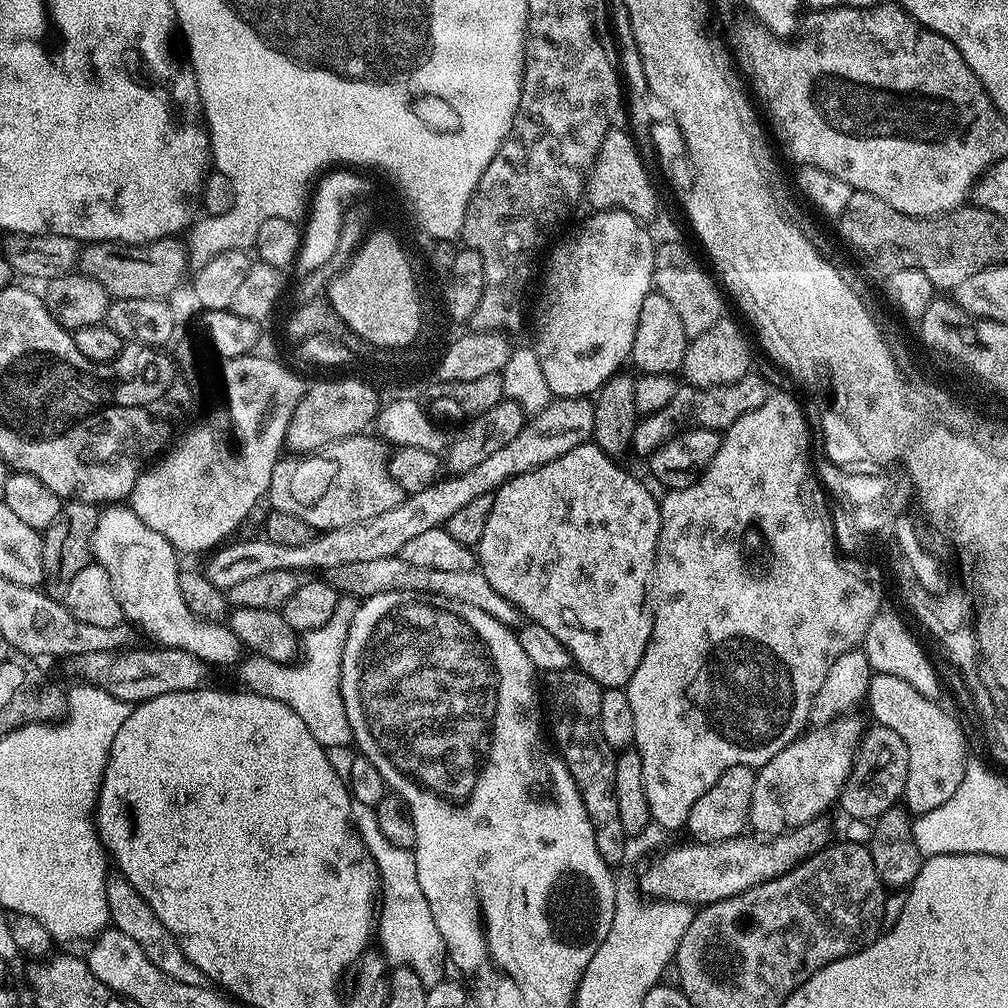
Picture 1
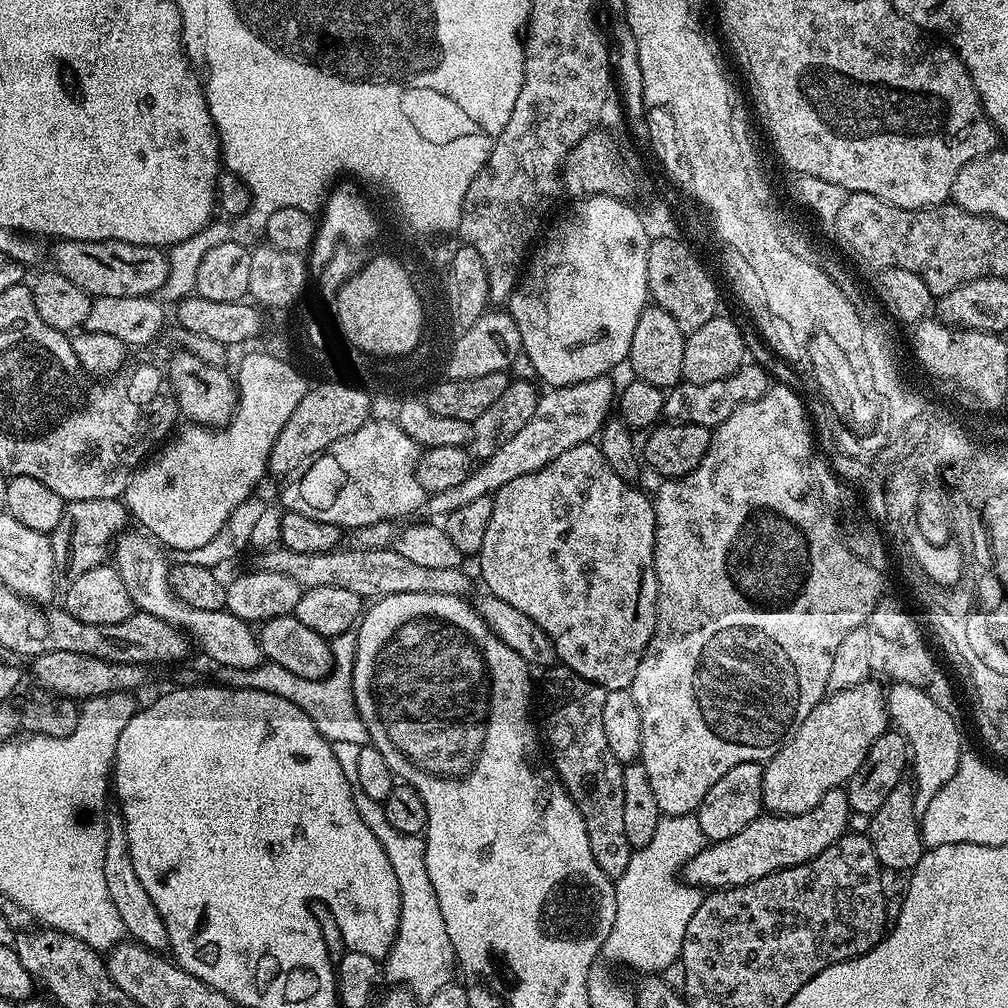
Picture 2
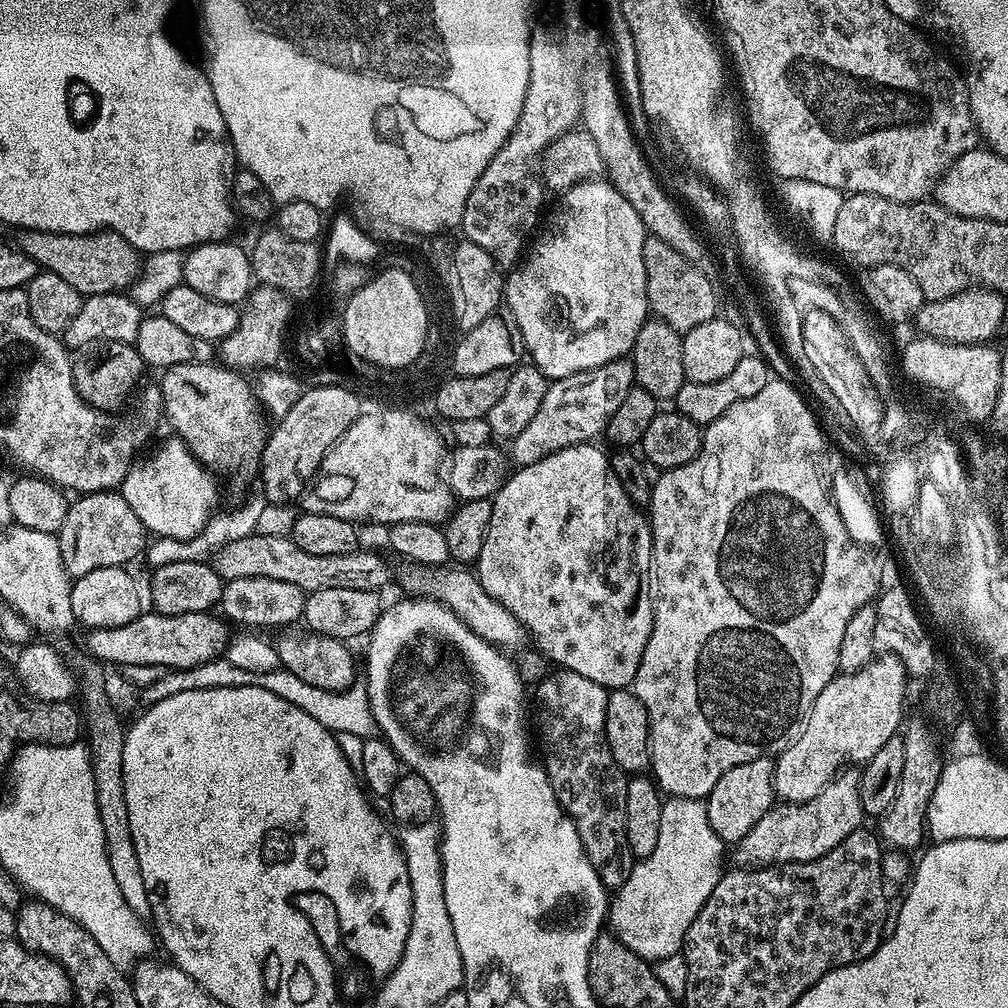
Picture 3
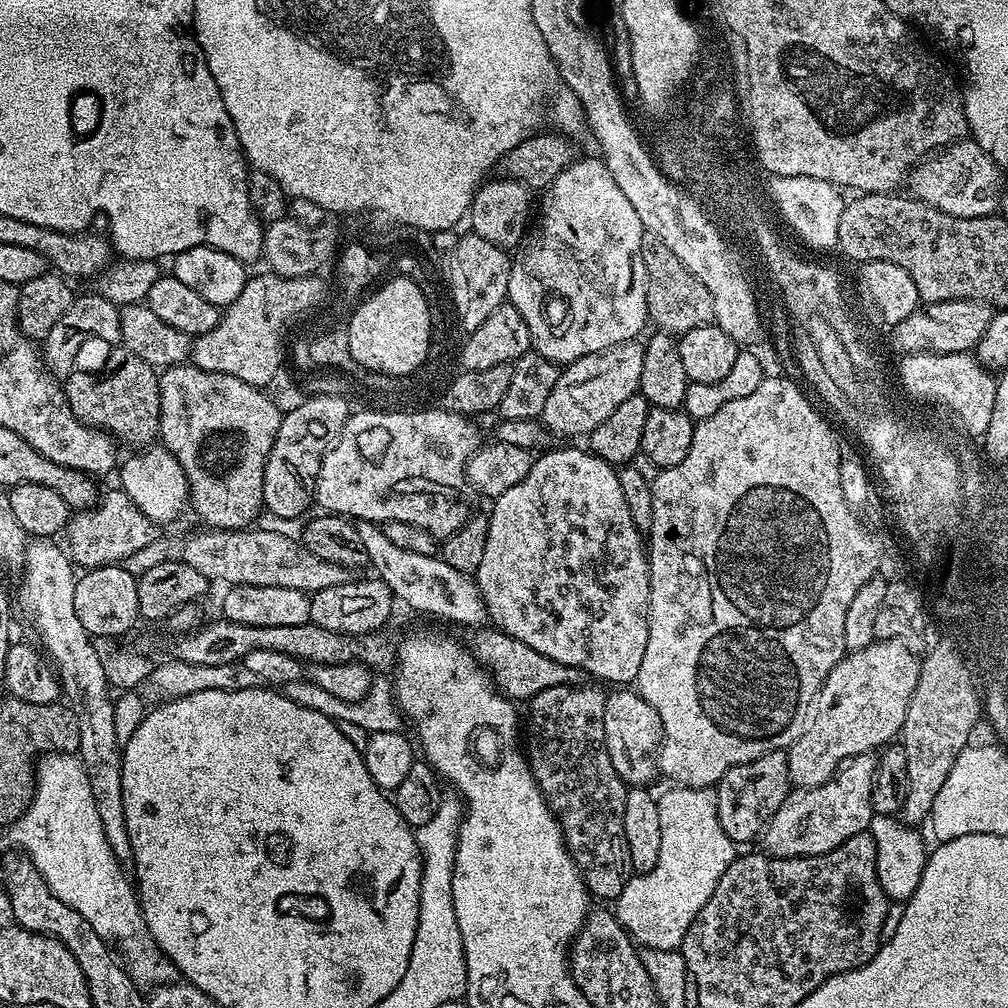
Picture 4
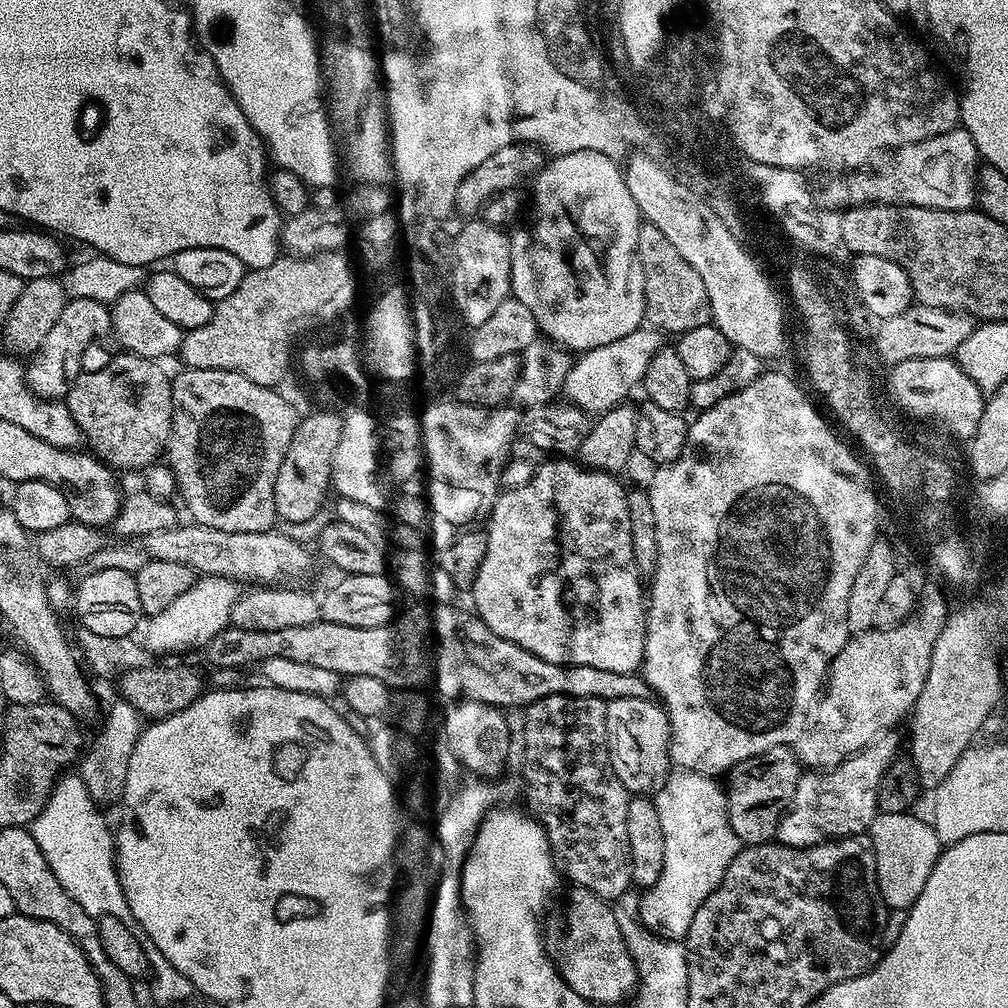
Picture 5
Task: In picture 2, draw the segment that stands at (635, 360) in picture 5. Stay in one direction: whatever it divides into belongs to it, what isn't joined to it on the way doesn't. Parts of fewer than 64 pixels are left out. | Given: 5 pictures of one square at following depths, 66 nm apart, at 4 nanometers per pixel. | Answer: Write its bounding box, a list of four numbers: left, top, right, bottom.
[426,375,618,518]

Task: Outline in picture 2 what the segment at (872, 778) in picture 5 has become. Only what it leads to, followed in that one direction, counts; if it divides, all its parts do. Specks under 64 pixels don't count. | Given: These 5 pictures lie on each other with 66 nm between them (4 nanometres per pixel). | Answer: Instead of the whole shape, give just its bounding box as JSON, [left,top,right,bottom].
[682,787,854,890]

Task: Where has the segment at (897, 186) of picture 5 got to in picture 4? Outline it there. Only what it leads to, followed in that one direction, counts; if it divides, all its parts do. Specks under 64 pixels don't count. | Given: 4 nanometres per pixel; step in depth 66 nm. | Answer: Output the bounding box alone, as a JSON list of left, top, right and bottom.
[906,138,1001,218]

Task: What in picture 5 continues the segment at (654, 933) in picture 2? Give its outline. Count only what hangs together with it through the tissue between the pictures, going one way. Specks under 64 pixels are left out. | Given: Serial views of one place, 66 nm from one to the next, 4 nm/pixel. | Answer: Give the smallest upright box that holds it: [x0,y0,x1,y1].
[638,770,741,941]

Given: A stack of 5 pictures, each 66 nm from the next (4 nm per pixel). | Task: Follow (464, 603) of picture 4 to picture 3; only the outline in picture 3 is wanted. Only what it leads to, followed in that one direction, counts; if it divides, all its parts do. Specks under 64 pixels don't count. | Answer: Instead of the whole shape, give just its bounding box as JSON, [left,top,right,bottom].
[404,566,529,650]

